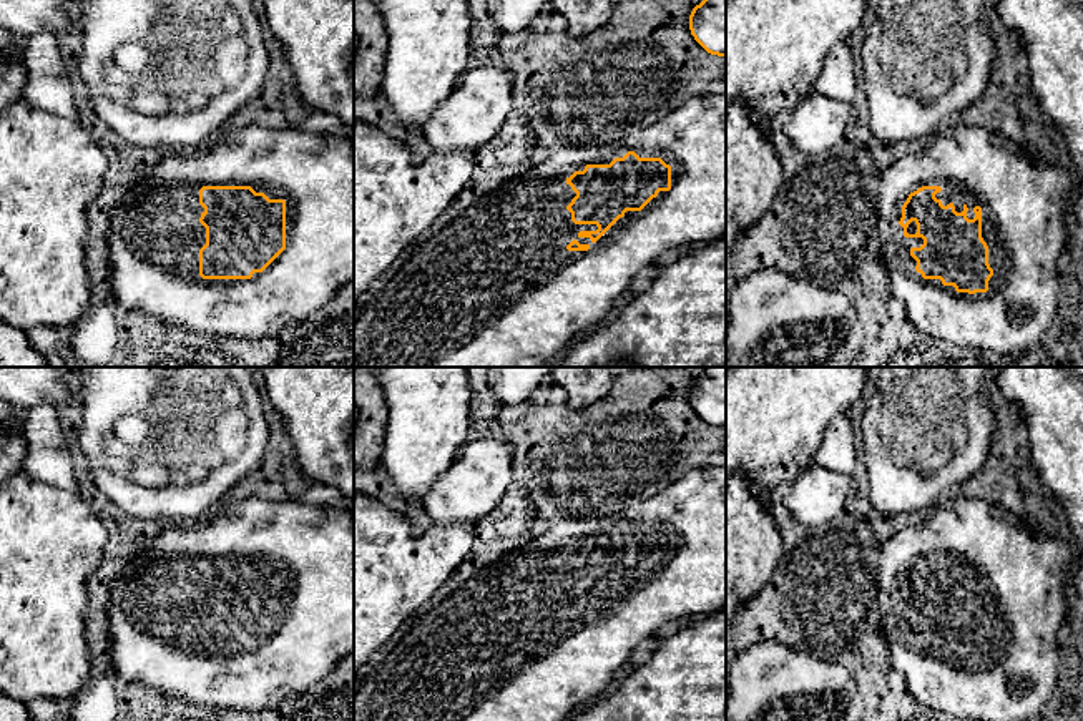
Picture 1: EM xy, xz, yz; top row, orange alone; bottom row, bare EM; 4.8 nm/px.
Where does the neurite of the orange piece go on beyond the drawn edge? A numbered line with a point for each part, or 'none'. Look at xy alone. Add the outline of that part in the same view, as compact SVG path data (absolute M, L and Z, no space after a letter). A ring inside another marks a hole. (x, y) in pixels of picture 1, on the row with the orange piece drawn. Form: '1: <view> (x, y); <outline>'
1: xy (155, 235); M243 126L219 133L203 153L169 151L141 179L130 184L121 204L111 211L106 256L115 306L138 312L143 319L156 319L173 329L238 339L269 337L299 326L354 279L354 138L291 126ZM203 186L251 186L269 199L286 201L286 249L262 272L254 272L251 279L199 276L199 249L206 244L206 228L199 223L204 213L199 204Z

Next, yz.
1: yz (1024, 203); M960 120L935 133L922 153L900 154L889 168L880 171L877 196L880 253L889 274L892 297L904 306L910 326L935 341L957 347L992 351L1005 357L1020 357L1030 352L1065 304L1060 258L1068 239L1065 214L1071 206L1071 189L1073 181L1066 168L1035 163L1020 146L1003 141L997 131L967 125ZM922 186L940 186L942 191L935 198L943 206L952 203L957 213L962 213L967 206L968 219L975 218L975 206L982 208L982 238L988 246L988 264L993 269L987 292L957 292L953 286L943 286L940 279L924 279L915 271L917 261L910 256L910 249L920 248L924 239L905 238L899 221L909 194Z

